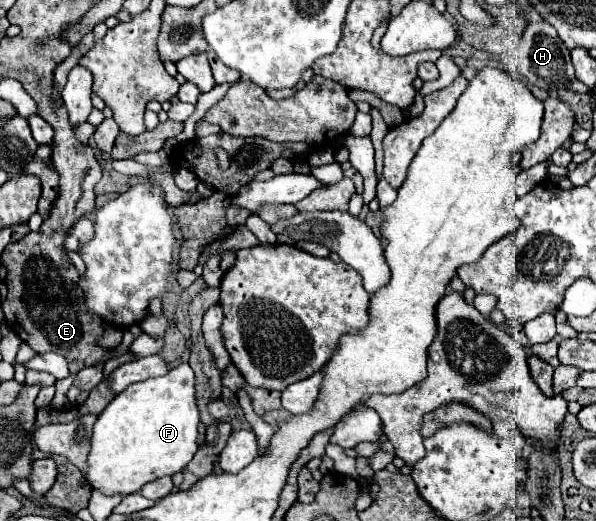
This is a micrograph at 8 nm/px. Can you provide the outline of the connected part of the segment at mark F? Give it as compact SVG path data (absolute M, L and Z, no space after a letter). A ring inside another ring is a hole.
M180 364L166 376L128 386L104 408L94 424L82 484L106 496L126 496L156 478L182 472L198 450L198 424L194 372L188 364Z

